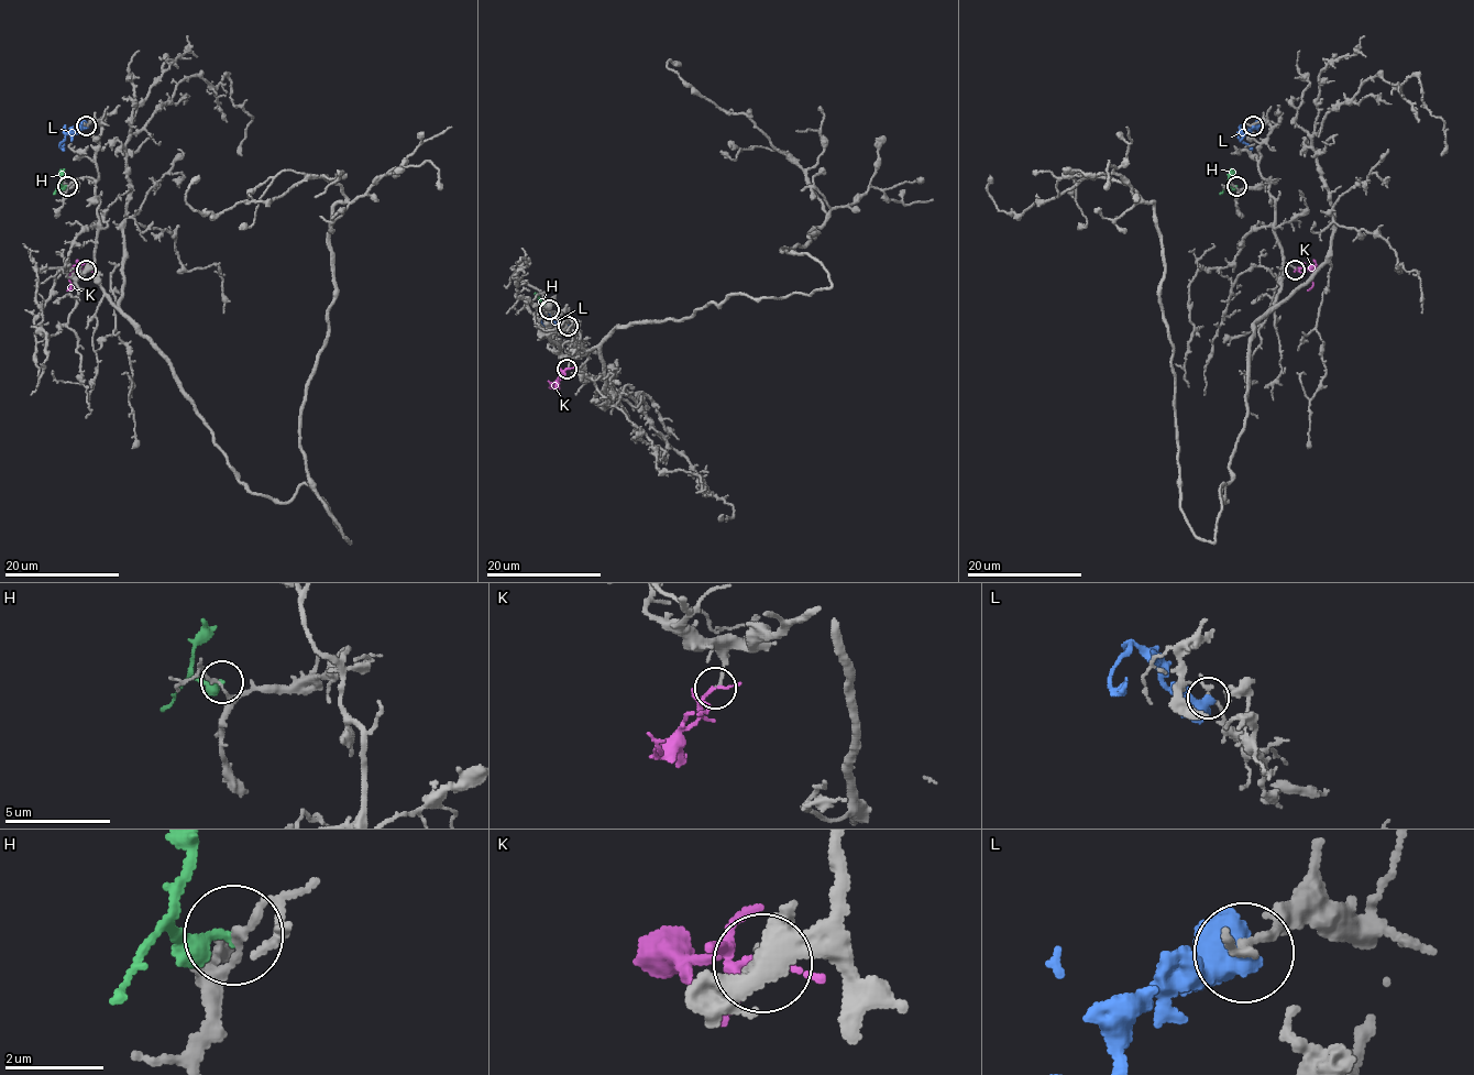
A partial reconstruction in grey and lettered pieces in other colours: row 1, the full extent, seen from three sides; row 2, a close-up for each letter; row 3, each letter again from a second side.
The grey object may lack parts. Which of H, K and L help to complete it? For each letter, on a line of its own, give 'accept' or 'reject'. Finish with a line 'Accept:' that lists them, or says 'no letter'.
H: reject
K: reject
L: reject
Accept: no letter

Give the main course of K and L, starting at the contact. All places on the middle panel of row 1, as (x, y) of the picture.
K: (567, 369), (552, 386), (548, 381)
L: (568, 326), (562, 327), (546, 311), (540, 321), (545, 321)

